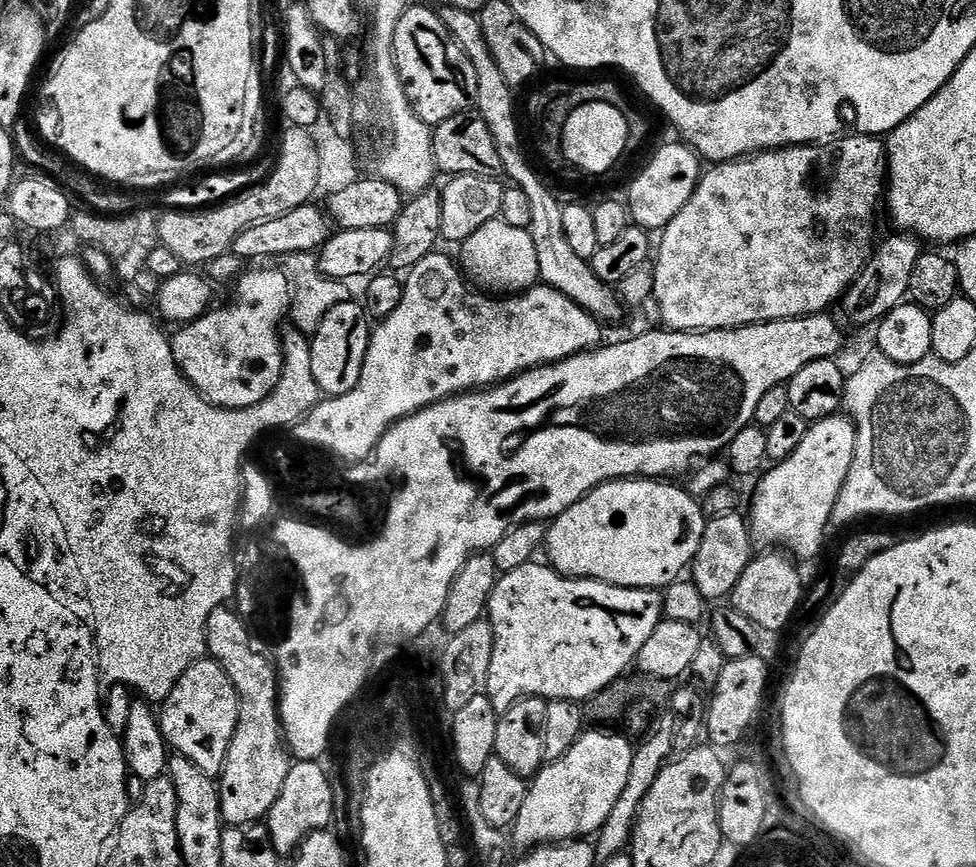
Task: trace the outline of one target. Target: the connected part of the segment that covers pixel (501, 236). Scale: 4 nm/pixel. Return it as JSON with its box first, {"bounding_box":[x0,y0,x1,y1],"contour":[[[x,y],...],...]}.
{"bounding_box":[458,218,540,294],"contour":[[[497,218],[481,224],[478,230],[474,230],[474,234],[470,235],[459,245],[458,250],[460,250],[460,260],[458,259],[459,267],[466,273],[467,279],[477,289],[483,290],[485,293],[519,294],[527,292],[529,288],[537,287],[540,278],[538,253],[534,250],[534,238],[530,238],[527,228],[506,226],[504,220]]]}

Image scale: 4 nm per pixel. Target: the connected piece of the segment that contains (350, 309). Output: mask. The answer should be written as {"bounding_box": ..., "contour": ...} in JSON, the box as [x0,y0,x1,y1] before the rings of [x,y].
{"bounding_box":[310,303,370,398],"contour":[[[354,303],[334,306],[310,336],[310,370],[314,370],[314,382],[318,382],[321,393],[328,398],[350,394],[350,390],[358,386],[358,378],[362,378],[362,362],[366,362],[370,339],[370,320],[365,305]]]}

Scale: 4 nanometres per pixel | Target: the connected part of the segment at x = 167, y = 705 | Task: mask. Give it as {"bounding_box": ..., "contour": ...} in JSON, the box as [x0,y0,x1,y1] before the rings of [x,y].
{"bounding_box":[158,658,238,778],"contour":[[[205,658],[182,678],[170,690],[170,694],[162,701],[158,719],[160,732],[164,736],[169,749],[175,755],[185,756],[202,772],[211,778],[219,777],[224,770],[226,754],[230,742],[234,738],[234,730],[238,726],[238,690],[234,690],[234,682],[226,678],[226,672],[218,662],[211,658]]]}

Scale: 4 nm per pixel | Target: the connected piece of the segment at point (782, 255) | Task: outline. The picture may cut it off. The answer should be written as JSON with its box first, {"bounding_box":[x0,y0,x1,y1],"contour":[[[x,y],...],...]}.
{"bounding_box":[652,134,888,332],"contour":[[[847,134],[841,135],[839,138],[833,139],[831,142],[821,142],[818,144],[797,144],[795,148],[773,148],[766,152],[757,152],[751,156],[746,156],[738,160],[726,160],[717,163],[715,166],[701,175],[700,180],[696,184],[694,194],[690,198],[690,202],[686,202],[686,206],[682,206],[682,210],[678,210],[678,214],[675,216],[668,225],[662,230],[664,236],[658,240],[658,247],[654,252],[654,260],[656,256],[656,264],[652,268],[653,276],[653,290],[652,296],[654,297],[654,303],[660,307],[660,316],[664,319],[663,327],[665,329],[674,332],[717,332],[723,328],[744,328],[748,324],[765,324],[771,320],[796,320],[799,316],[814,316],[823,313],[828,310],[828,307],[832,303],[834,305],[841,299],[848,288],[855,282],[859,273],[868,264],[868,260],[873,256],[874,245],[877,243],[878,237],[876,238],[876,211],[881,211],[882,201],[886,196],[886,177],[888,175],[888,160],[886,157],[886,144],[883,139],[866,136],[863,134]]]}

